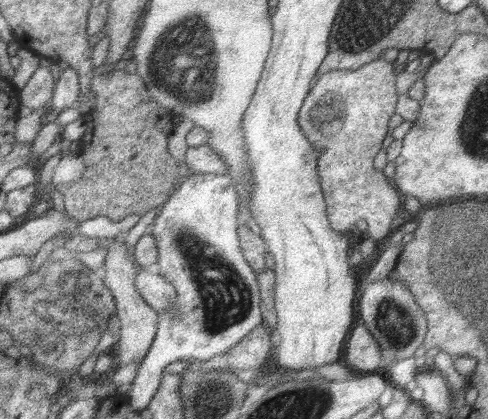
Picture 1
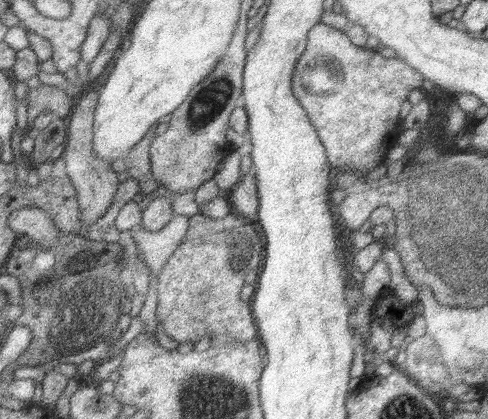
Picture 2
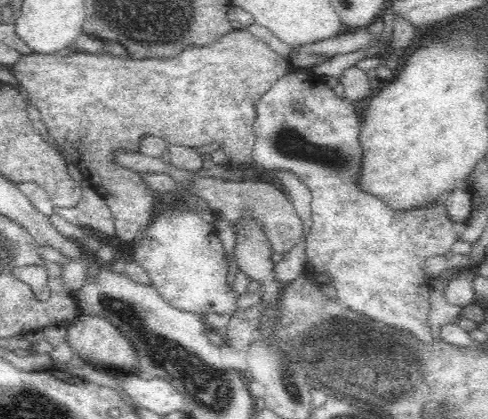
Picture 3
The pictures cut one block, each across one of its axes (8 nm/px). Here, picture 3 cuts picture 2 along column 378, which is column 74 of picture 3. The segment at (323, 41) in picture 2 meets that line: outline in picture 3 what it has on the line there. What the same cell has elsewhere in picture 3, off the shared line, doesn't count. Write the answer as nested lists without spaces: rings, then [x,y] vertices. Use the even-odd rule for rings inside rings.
[[[246,28],[246,30],[234,30],[234,32],[230,32],[230,34],[222,36],[222,38],[218,38],[212,46],[190,46],[190,48],[182,50],[182,54],[178,54],[178,56],[174,56],[174,58],[170,58],[170,60],[160,60],[160,58],[150,58],[150,60],[114,58],[114,56],[110,56],[110,54],[106,54],[106,52],[88,54],[88,52],[82,52],[82,50],[76,50],[76,48],[74,48],[74,54],[72,54],[72,56],[26,54],[26,56],[20,56],[20,62],[10,68],[10,72],[18,78],[20,86],[24,86],[24,88],[28,90],[32,104],[36,104],[36,108],[40,110],[40,118],[42,118],[44,126],[48,128],[50,136],[54,138],[54,142],[58,144],[60,154],[64,154],[64,158],[66,158],[68,164],[74,164],[74,166],[80,170],[80,174],[90,182],[90,186],[100,194],[100,198],[102,198],[102,200],[106,202],[106,206],[110,208],[112,218],[114,218],[114,230],[116,230],[116,238],[118,238],[118,240],[132,242],[132,240],[136,238],[136,234],[138,234],[140,230],[144,230],[144,228],[156,218],[158,212],[164,210],[164,206],[194,208],[192,202],[206,200],[206,202],[208,202],[208,210],[214,212],[214,214],[218,216],[218,220],[224,216],[224,218],[230,222],[232,228],[236,228],[238,220],[246,220],[246,222],[256,220],[256,222],[262,226],[262,232],[264,232],[264,236],[268,238],[268,242],[270,242],[270,246],[272,246],[272,254],[274,254],[274,252],[276,252],[276,254],[288,254],[288,252],[300,242],[300,238],[304,238],[304,222],[302,222],[302,218],[298,216],[298,212],[294,210],[294,208],[296,208],[296,206],[294,206],[294,200],[290,200],[288,194],[284,194],[280,188],[272,188],[272,186],[246,186],[244,182],[226,182],[226,180],[216,180],[216,178],[194,178],[190,184],[180,184],[180,182],[176,182],[176,188],[178,188],[180,194],[184,194],[184,196],[182,196],[182,198],[172,198],[172,192],[170,192],[170,194],[162,194],[162,192],[150,188],[150,186],[142,180],[142,174],[138,174],[138,172],[134,172],[134,170],[128,170],[128,168],[116,164],[114,158],[112,158],[112,154],[114,154],[114,150],[120,150],[120,148],[126,148],[126,150],[130,150],[130,152],[138,152],[140,138],[142,138],[144,134],[154,134],[154,136],[164,138],[166,144],[186,146],[186,148],[194,148],[194,150],[200,148],[200,146],[206,146],[206,144],[214,144],[214,142],[226,144],[226,142],[240,142],[240,140],[242,140],[242,160],[250,160],[250,156],[252,156],[252,152],[254,152],[252,146],[254,146],[254,142],[256,142],[256,138],[254,138],[254,122],[256,122],[256,112],[258,112],[258,110],[256,110],[258,100],[262,98],[262,94],[264,94],[266,90],[270,90],[270,88],[274,86],[274,82],[278,82],[284,74],[288,74],[288,70],[292,70],[292,64],[288,62],[288,58],[284,58],[282,54],[276,54],[276,52],[274,52],[272,48],[268,48],[260,38],[252,36],[252,34],[248,32],[248,28]]]

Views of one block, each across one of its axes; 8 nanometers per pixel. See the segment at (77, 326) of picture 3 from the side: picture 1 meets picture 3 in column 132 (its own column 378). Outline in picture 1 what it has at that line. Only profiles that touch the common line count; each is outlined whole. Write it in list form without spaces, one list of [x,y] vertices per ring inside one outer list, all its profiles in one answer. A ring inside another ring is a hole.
[[[357,322],[357,326],[351,328],[349,338],[345,342],[345,356],[343,362],[347,368],[351,368],[355,374],[371,374],[379,372],[381,368],[381,352],[375,342],[375,338],[369,334],[363,322]]]

